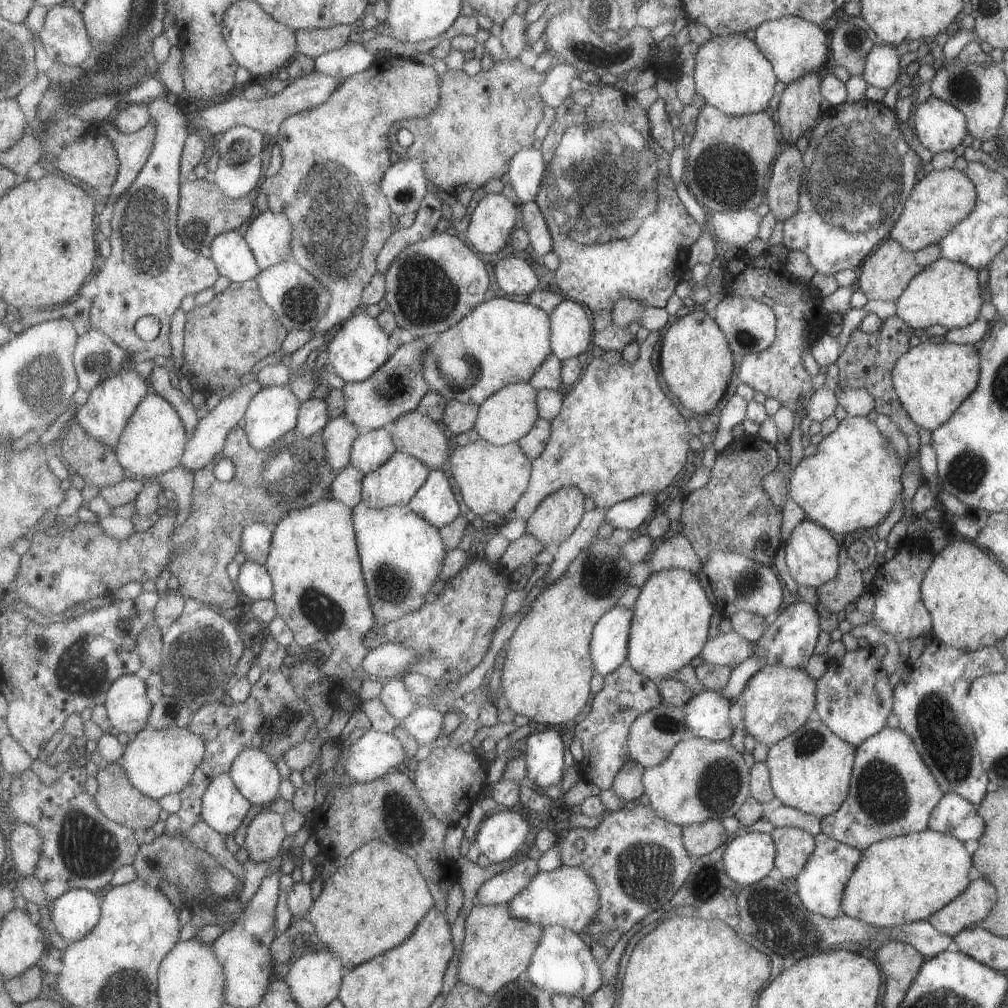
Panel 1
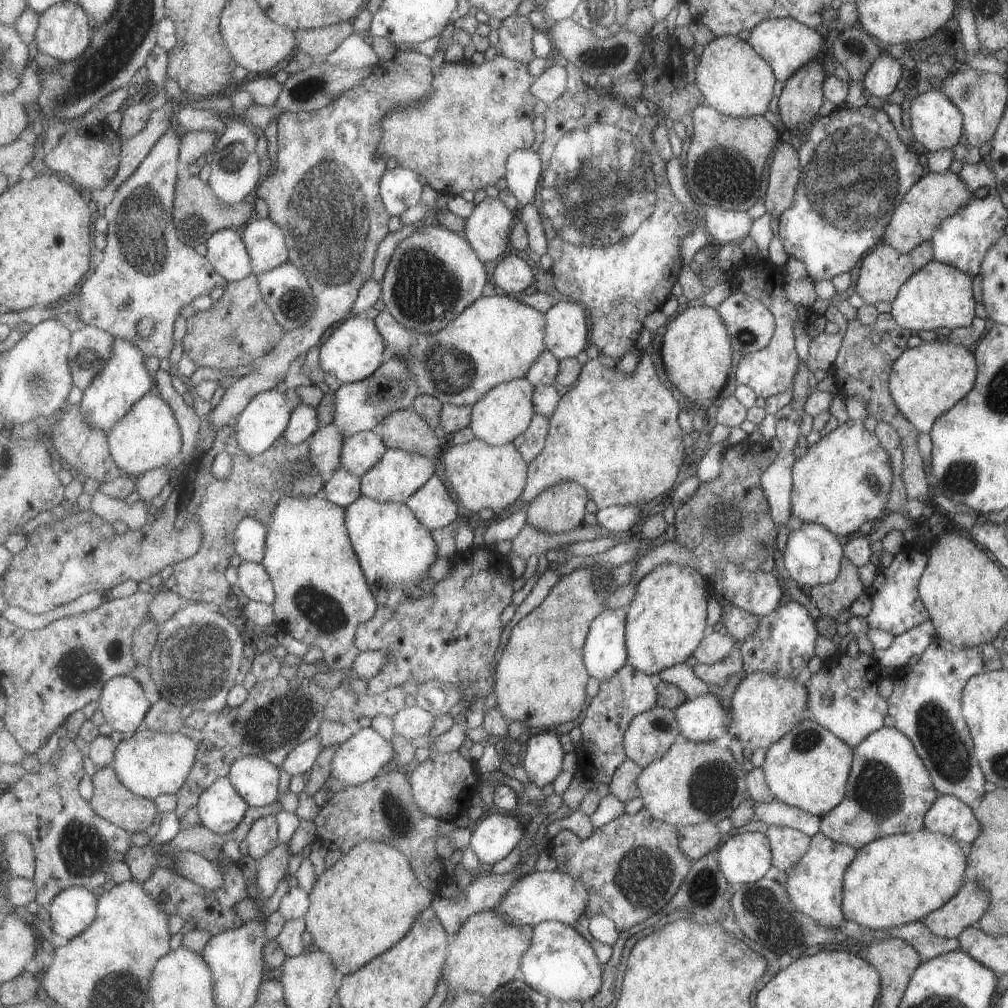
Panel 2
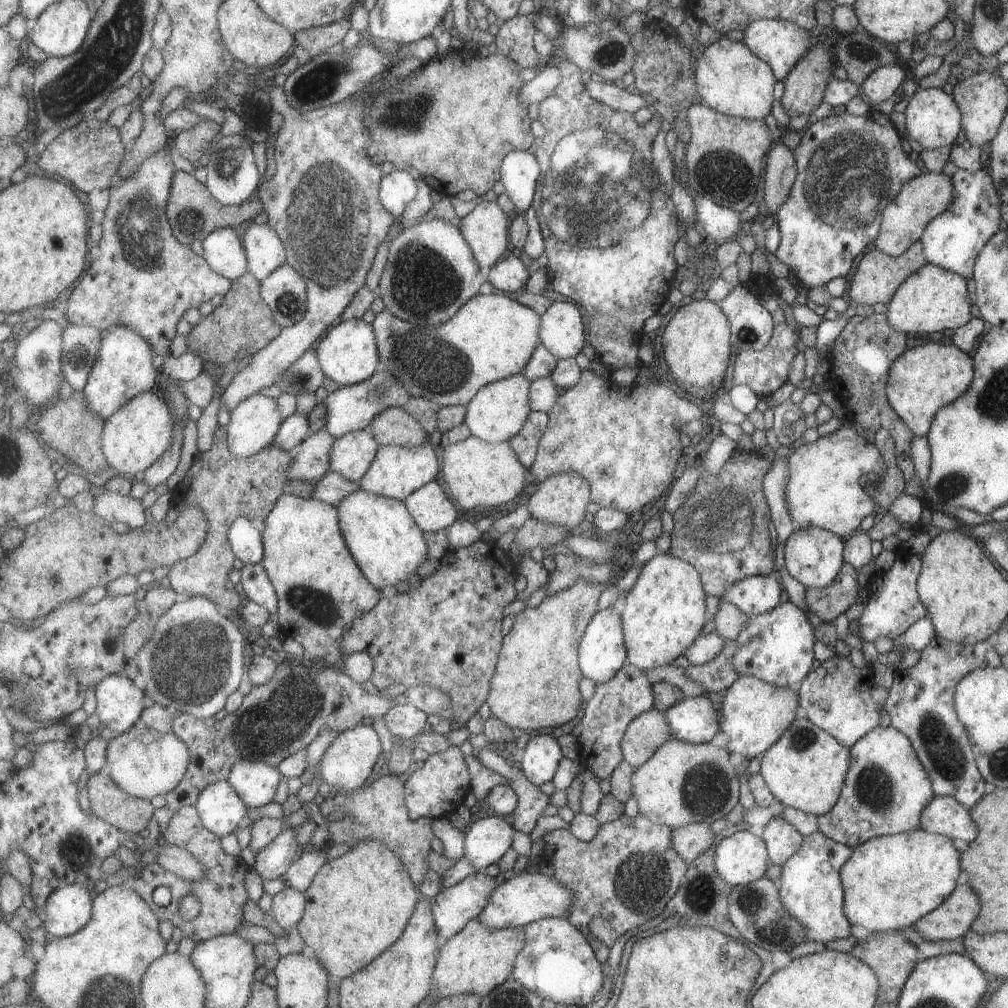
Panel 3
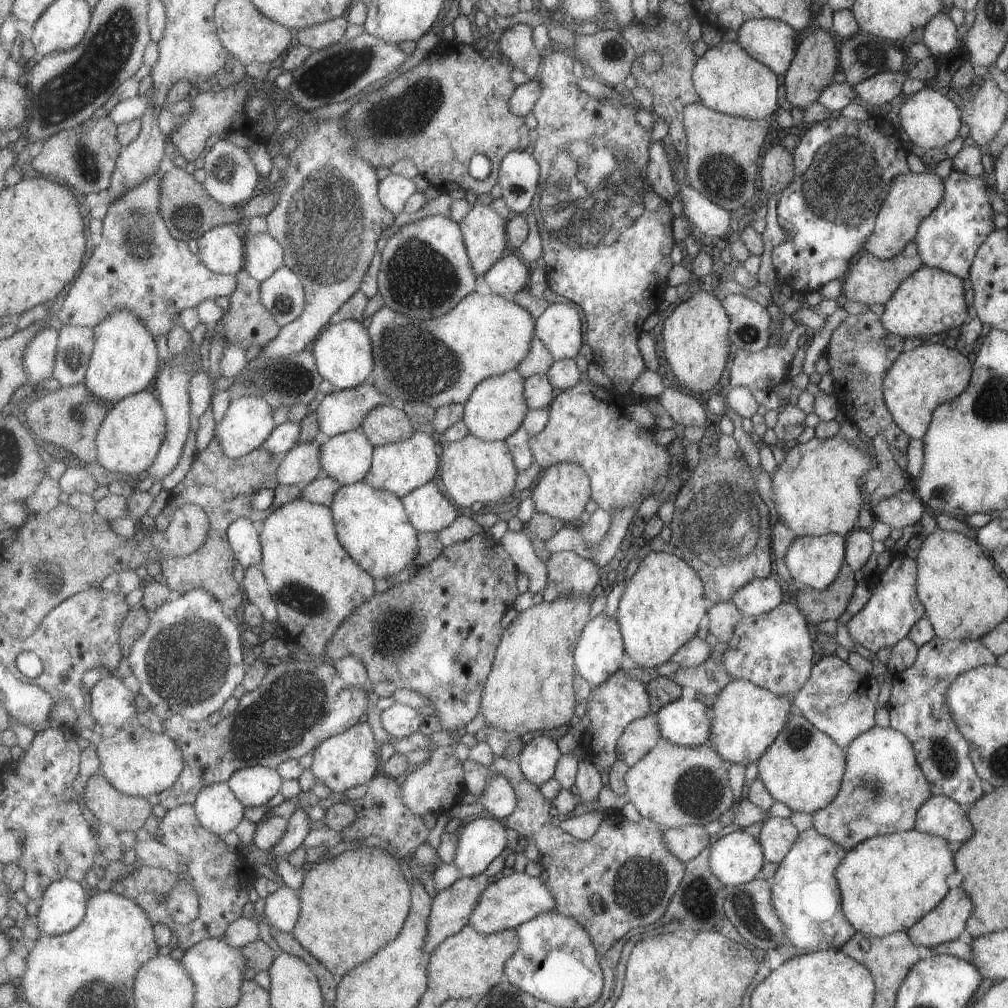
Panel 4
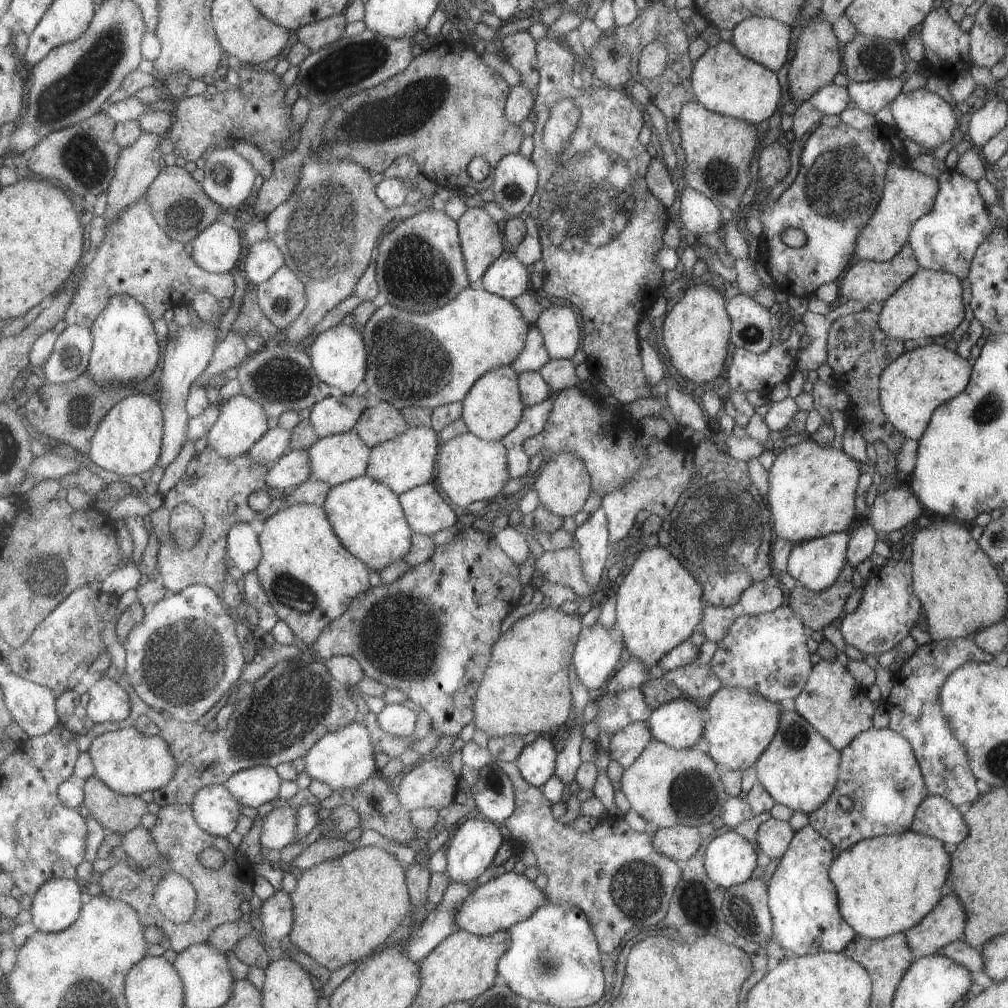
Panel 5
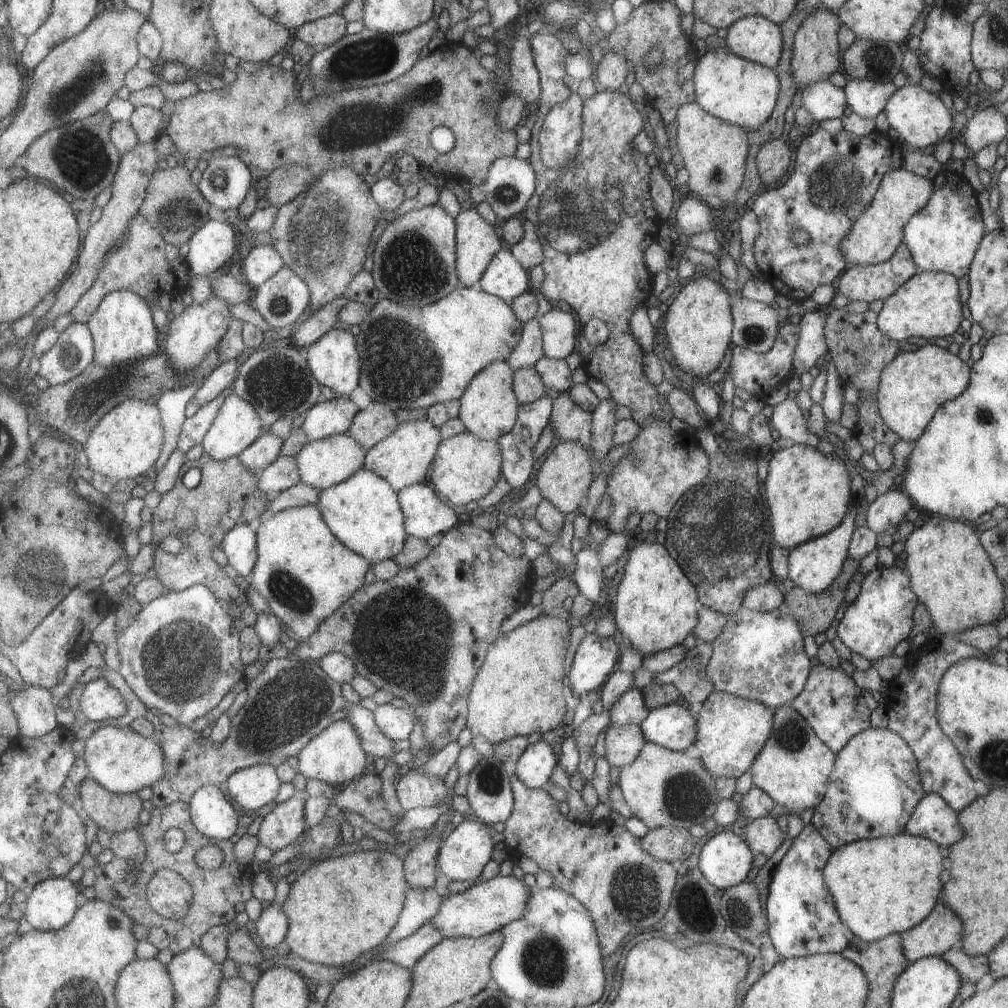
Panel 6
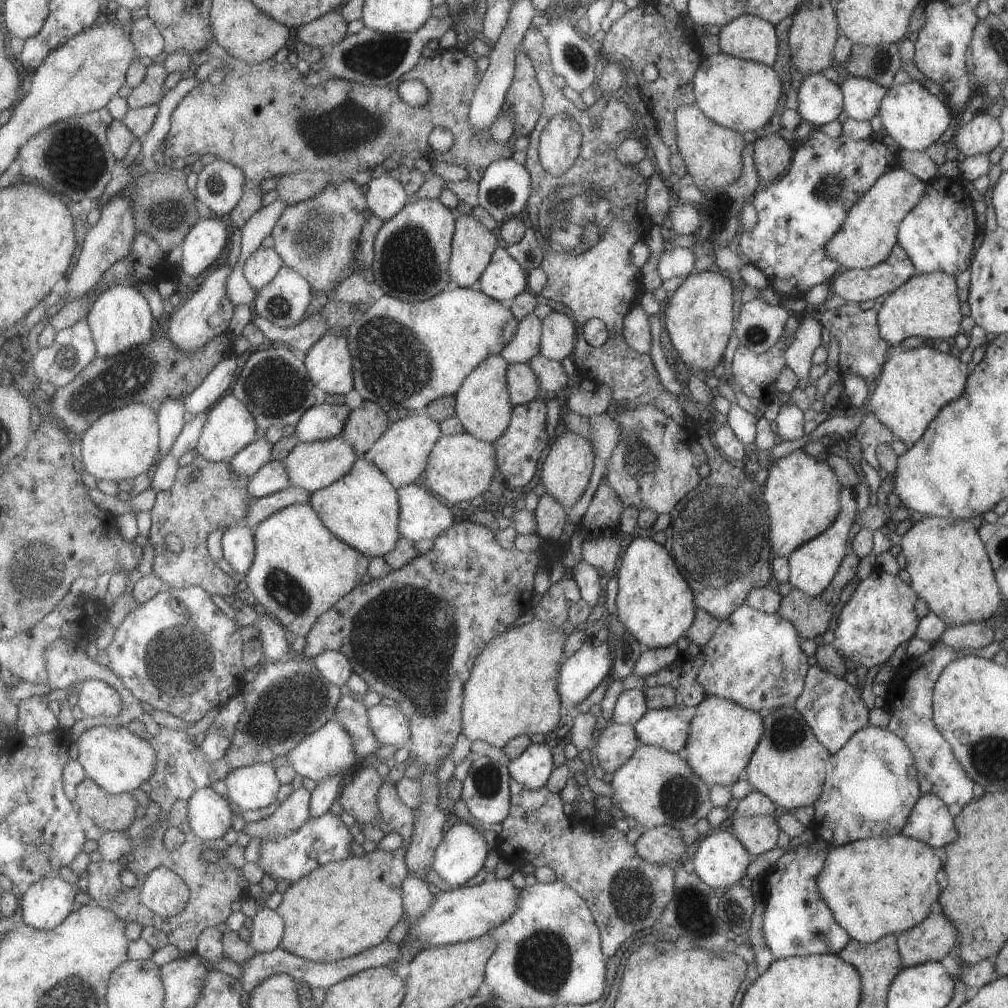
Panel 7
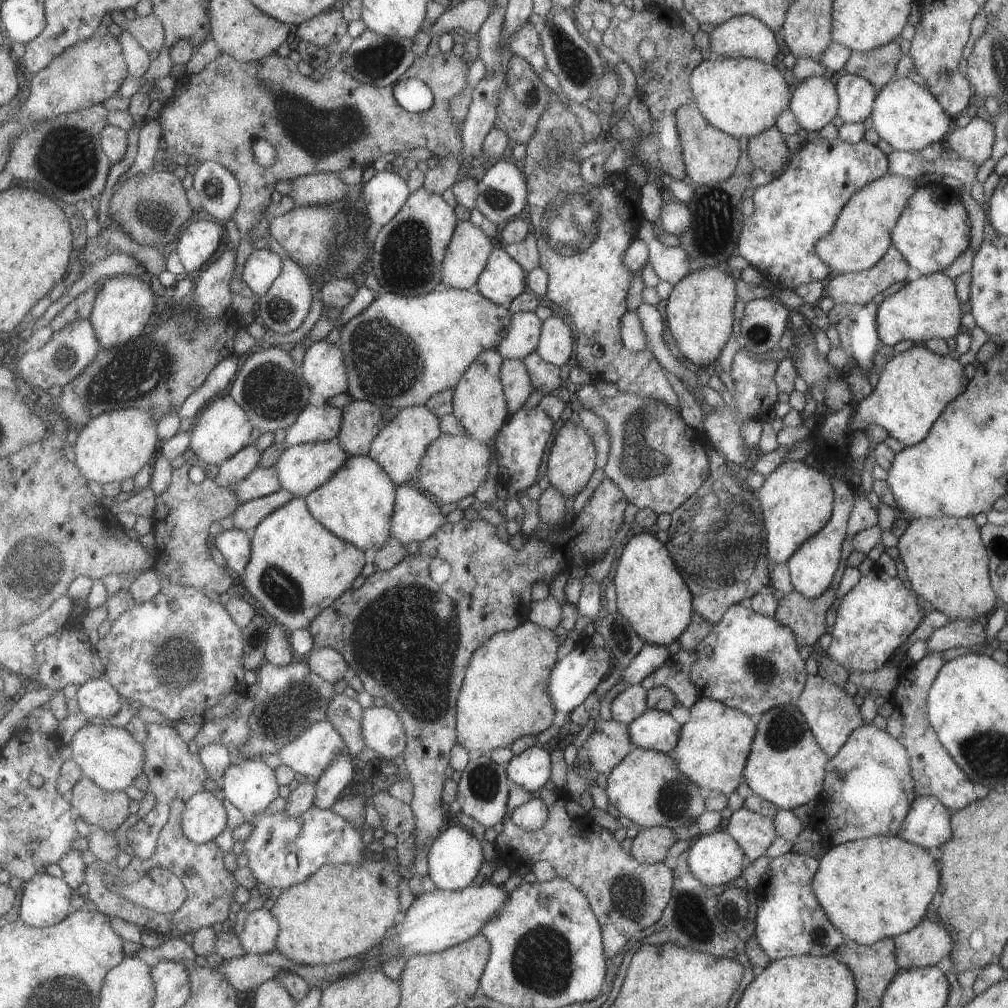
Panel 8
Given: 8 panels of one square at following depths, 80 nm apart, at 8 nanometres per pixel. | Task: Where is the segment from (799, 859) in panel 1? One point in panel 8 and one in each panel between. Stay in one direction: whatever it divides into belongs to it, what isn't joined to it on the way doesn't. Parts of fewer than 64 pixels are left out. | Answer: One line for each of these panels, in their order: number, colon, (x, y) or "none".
2: (787, 845)
3: (781, 840)
4: (776, 836)
5: (773, 836)
6: (762, 834)
7: (758, 834)
8: (753, 833)

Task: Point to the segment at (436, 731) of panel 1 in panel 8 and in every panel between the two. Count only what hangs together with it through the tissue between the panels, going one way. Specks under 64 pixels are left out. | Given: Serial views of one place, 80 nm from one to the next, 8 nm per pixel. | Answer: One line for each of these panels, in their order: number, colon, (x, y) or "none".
2: (412, 722)
3: (403, 720)
4: (399, 720)
5: (397, 720)
6: (395, 723)
7: (389, 725)
8: (383, 730)

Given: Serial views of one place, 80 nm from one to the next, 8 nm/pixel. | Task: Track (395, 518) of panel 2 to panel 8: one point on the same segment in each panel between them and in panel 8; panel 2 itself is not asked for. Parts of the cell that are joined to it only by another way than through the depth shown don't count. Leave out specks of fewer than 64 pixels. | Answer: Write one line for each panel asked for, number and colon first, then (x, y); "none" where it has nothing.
3: (381, 533)
4: (373, 525)
5: (368, 517)
6: (364, 512)
7: (362, 508)
8: (357, 504)

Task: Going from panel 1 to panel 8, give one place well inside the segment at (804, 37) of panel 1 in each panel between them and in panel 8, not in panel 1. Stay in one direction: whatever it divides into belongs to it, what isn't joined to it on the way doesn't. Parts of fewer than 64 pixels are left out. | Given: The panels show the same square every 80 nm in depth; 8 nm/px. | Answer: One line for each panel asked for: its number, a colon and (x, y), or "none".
2: (785, 44)
3: (780, 43)
4: (772, 42)
5: (764, 40)
6: (754, 38)
7: (749, 37)
8: (740, 36)

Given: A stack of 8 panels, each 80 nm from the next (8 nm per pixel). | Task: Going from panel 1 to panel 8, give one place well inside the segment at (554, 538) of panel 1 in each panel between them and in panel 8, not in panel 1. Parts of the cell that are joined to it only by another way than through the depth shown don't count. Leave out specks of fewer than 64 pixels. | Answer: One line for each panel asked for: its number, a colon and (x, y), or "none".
2: (559, 508)
3: (561, 499)
4: (563, 489)
5: (562, 486)
6: (563, 478)
7: (565, 471)
8: (571, 460)

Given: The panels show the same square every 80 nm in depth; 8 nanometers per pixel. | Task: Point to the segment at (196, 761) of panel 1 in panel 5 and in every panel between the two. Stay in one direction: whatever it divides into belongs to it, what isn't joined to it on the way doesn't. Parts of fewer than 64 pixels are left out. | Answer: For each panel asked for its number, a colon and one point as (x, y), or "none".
2: (150, 763)
3: (146, 762)
4: (140, 762)
5: (129, 761)

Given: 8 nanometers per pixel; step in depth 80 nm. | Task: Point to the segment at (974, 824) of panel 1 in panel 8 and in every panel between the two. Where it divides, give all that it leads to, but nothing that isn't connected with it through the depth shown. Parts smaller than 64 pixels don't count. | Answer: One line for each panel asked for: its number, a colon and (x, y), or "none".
2: (947, 815)
3: (943, 815)
4: (940, 816)
5: (936, 817)
6: (932, 818)
7: (930, 821)
8: (927, 823)

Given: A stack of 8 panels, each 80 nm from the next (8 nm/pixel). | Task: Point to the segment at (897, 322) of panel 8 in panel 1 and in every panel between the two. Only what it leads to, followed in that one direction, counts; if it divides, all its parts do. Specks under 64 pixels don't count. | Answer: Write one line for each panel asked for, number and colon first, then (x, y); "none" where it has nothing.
1: (947, 293)
2: (937, 295)
3: (931, 299)
4: (929, 301)
5: (928, 304)
6: (926, 305)
7: (926, 305)

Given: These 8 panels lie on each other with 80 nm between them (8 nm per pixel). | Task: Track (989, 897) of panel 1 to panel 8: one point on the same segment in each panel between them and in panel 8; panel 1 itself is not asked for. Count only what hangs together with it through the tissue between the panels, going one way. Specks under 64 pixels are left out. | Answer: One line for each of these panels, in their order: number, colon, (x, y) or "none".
2: (964, 909)
3: (950, 920)
4: (945, 922)
5: (944, 923)
6: (941, 928)
7: (934, 936)
8: (924, 945)

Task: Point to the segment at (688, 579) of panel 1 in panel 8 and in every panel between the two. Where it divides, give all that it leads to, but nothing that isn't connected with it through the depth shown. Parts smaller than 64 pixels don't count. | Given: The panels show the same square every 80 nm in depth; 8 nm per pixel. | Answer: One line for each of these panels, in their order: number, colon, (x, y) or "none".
2: (666, 619)
3: (663, 613)
4: (662, 606)
5: (659, 603)
6: (655, 606)
7: (655, 605)
8: (651, 595)

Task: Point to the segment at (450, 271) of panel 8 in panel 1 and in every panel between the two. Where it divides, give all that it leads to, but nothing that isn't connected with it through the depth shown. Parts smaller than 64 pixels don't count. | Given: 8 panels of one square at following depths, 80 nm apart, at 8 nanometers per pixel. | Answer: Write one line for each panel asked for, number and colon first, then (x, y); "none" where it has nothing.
1: (494, 217)
2: (487, 228)
3: (485, 228)
4: (483, 231)
5: (480, 238)
6: (476, 242)
7: (472, 244)

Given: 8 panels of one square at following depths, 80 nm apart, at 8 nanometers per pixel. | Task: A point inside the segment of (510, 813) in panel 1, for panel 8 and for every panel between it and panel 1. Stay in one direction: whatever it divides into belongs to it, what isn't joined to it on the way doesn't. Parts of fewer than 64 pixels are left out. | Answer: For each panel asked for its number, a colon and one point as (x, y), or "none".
2: (495, 836)
3: (487, 839)
4: (481, 840)
5: (470, 851)
6: (461, 856)
7: (460, 854)
8: (453, 858)

